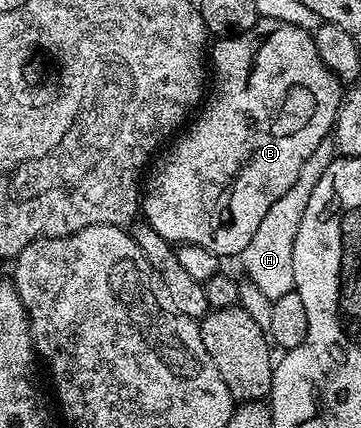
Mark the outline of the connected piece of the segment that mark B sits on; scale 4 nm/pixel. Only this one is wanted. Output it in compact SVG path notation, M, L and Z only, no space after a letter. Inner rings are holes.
M263 17L248 31L226 35L215 41L218 42L215 45L213 42L208 53L209 60L212 62L212 88L200 112L193 118L194 126L190 130L187 128L177 138L178 145L169 146L170 154L163 159L162 166L151 175L150 182L148 182L149 177L145 182L144 192L140 197L140 213L145 224L152 226L156 235L160 235L165 241L204 247L208 252L216 254L219 259L226 259L233 253L234 256L242 254L248 247L249 240L252 239L252 235L256 234L257 227L263 222L264 215L267 215L272 203L280 199L288 191L288 187L299 178L300 167L307 162L308 155L320 146L322 140L331 136L334 121L338 117L338 108L344 100L344 85L324 63L324 59L320 59L320 51L316 51L316 43L311 30L292 27L292 23L280 23L276 19Z

